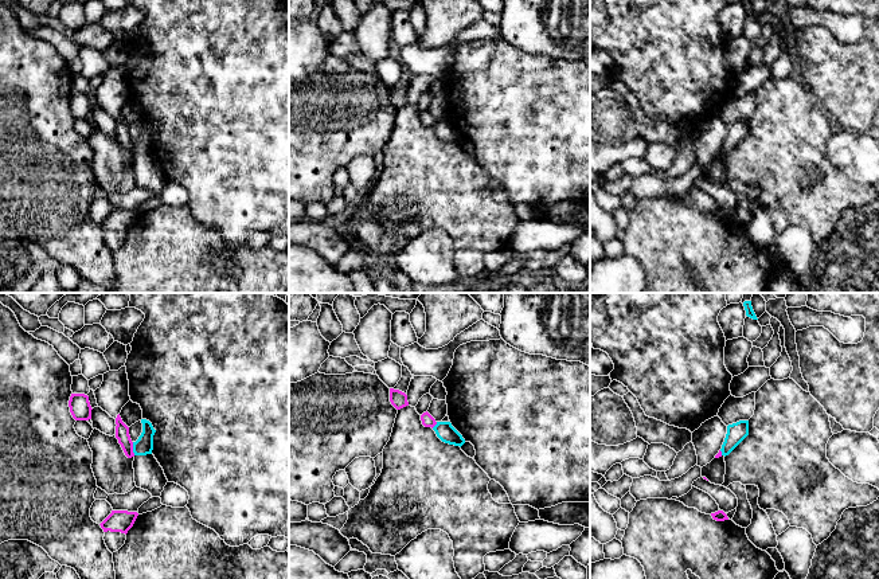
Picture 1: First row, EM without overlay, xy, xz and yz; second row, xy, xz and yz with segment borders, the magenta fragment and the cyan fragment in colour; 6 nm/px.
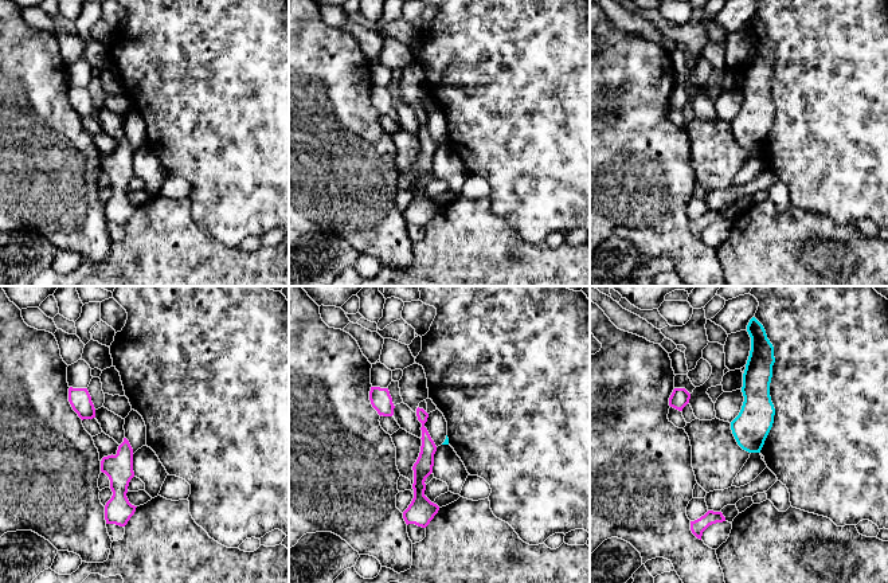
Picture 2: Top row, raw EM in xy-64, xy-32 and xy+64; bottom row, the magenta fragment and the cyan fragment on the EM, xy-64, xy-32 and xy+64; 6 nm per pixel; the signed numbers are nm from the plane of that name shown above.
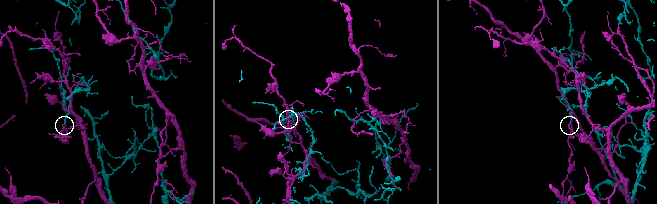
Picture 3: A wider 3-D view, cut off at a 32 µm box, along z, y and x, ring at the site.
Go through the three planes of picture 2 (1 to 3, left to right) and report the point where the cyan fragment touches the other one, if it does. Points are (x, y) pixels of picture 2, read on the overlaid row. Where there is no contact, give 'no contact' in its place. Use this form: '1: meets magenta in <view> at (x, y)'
1: no contact
2: no contact
3: no contact

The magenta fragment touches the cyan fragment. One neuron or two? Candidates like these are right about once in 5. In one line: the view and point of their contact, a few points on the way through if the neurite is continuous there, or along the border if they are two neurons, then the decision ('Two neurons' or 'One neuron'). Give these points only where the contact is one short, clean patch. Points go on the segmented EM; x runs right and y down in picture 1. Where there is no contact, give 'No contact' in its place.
Touches magenta at xy (132, 449). Boundary: xy (132, 442), (135, 454). Two neurons

